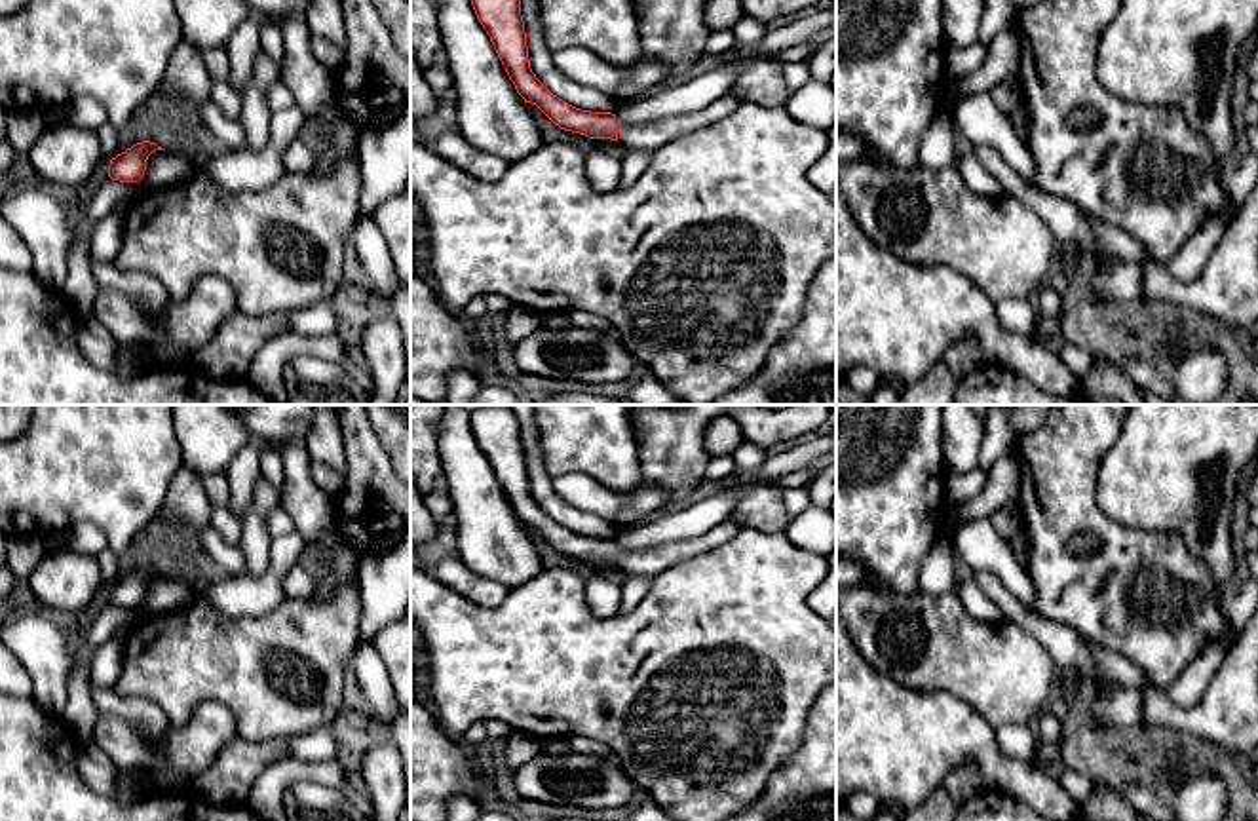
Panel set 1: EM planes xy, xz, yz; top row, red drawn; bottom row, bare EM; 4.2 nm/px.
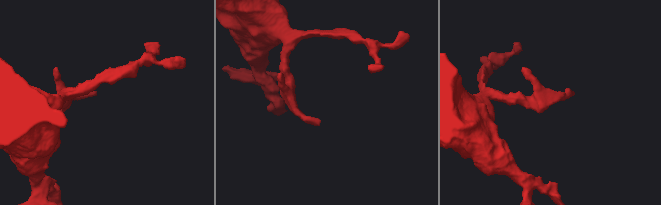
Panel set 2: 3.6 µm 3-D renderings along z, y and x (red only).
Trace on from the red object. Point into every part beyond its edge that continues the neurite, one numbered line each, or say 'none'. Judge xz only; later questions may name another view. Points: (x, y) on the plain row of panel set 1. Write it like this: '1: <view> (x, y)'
1: xz (645, 563)

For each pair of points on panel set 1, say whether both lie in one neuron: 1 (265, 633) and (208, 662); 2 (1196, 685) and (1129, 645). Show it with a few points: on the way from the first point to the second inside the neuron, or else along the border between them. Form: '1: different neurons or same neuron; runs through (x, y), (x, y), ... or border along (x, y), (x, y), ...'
1: same neuron; runs through (251, 647), (238, 660), (221, 660)
2: different neurons; border along (1209, 643), (1167, 692)

